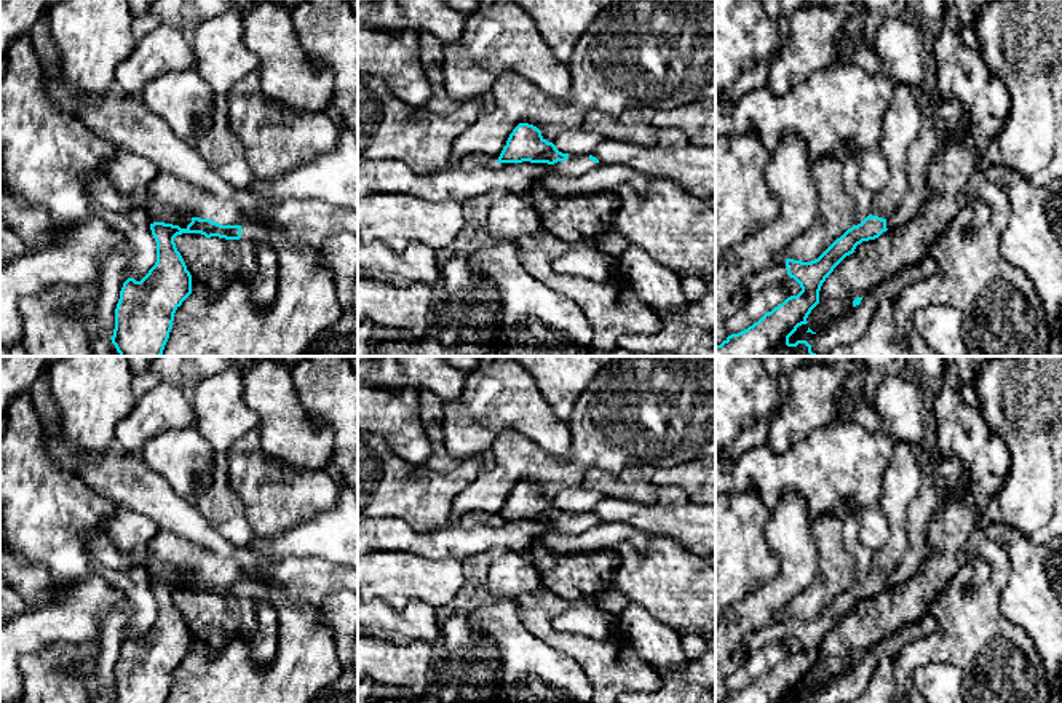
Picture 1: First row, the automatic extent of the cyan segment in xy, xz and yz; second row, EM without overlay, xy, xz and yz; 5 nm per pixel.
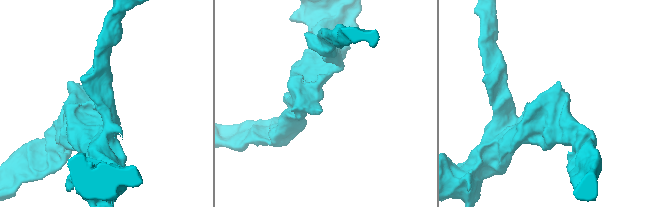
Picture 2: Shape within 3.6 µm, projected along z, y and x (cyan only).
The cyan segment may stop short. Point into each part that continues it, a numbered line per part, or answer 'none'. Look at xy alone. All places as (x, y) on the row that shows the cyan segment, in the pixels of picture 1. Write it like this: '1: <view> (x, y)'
1: xy (173, 190)

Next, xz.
1: xz (575, 165)

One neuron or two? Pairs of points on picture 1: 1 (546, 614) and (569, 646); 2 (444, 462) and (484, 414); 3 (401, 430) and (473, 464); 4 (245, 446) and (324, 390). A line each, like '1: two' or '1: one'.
1: one
2: two
3: two
4: two

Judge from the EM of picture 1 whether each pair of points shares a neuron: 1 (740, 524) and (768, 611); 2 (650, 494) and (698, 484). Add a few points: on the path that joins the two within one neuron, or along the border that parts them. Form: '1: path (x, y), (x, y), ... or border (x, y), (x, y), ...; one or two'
1: border (770, 548), (778, 561), (778, 571), (732, 606); two
2: border (653, 468), (657, 483), (676, 486), (689, 500); two

